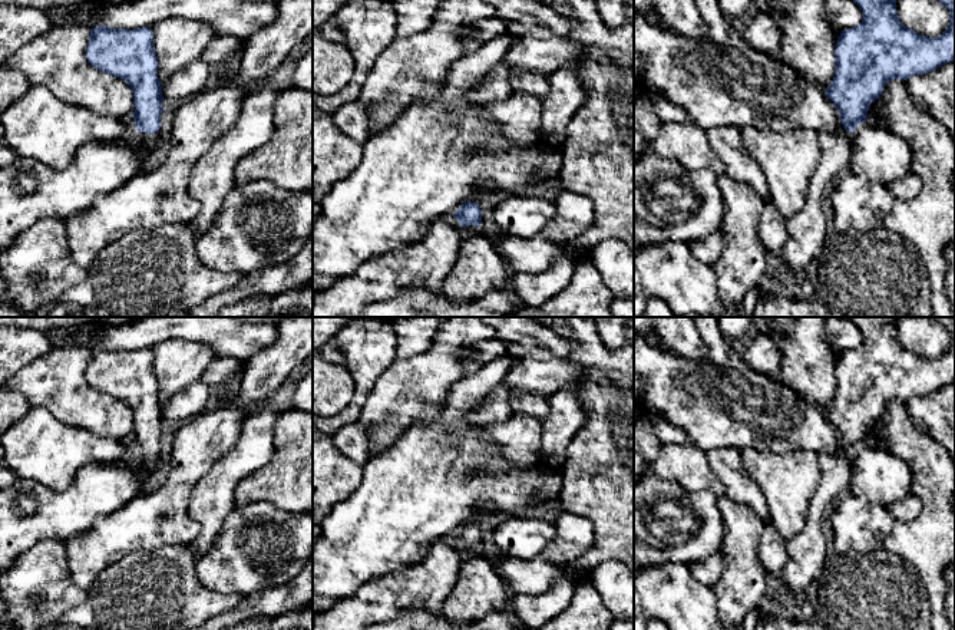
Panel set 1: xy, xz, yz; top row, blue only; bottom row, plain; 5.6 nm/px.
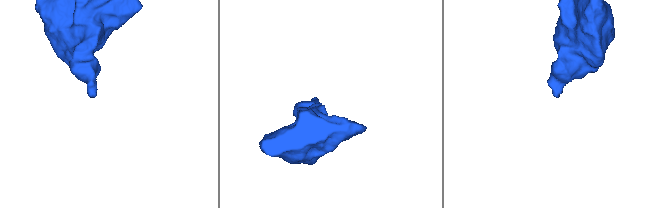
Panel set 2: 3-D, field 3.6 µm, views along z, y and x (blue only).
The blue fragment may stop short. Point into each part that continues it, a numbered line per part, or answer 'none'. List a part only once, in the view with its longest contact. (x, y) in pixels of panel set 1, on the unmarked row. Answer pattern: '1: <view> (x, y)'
1: xy (148, 464)

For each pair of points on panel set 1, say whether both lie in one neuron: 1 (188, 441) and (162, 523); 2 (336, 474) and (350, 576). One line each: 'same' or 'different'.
1: same
2: different

